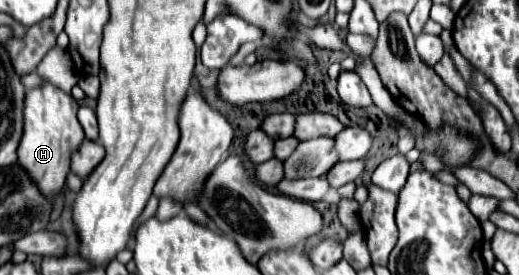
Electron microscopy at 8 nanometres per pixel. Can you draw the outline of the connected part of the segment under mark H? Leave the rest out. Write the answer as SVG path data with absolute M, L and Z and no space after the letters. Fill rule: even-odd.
M42 80L40 86L26 90L24 132L18 144L18 162L28 170L32 180L50 200L54 200L54 196L62 190L66 174L70 172L70 152L84 140L84 130L76 112L78 102L48 80Z

